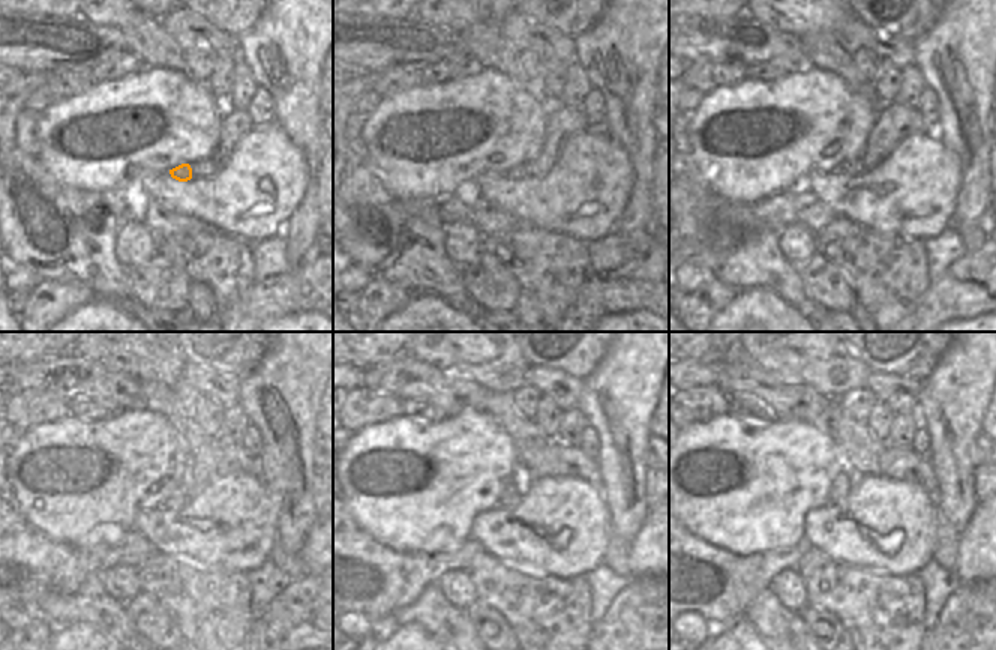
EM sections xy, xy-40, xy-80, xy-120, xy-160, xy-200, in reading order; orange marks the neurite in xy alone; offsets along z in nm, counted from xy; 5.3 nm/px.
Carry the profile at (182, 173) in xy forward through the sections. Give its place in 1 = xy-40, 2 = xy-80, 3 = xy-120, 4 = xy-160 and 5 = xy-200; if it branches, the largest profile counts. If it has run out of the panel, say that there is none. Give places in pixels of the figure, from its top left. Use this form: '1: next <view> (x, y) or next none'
1: next xy-40 (519, 171)
2: next xy-80 (852, 168)
3: next xy-120 (174, 503)
4: next xy-160 (509, 500)
5: next xy-200 (840, 487)

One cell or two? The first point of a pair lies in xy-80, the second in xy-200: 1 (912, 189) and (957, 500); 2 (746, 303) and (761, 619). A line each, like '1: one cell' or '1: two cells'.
1: two cells
2: two cells

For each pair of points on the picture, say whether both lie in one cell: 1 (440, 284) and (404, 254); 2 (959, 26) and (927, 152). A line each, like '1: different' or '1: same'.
1: same
2: different

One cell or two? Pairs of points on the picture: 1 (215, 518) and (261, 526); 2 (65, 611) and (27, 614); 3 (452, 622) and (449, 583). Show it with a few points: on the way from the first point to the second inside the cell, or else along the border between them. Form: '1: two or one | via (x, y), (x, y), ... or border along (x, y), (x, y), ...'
1: one | via (227, 524), (249, 526)
2: two | border along (35, 608), (36, 616)
3: two | border along (435, 583), (440, 592), (464, 611)

